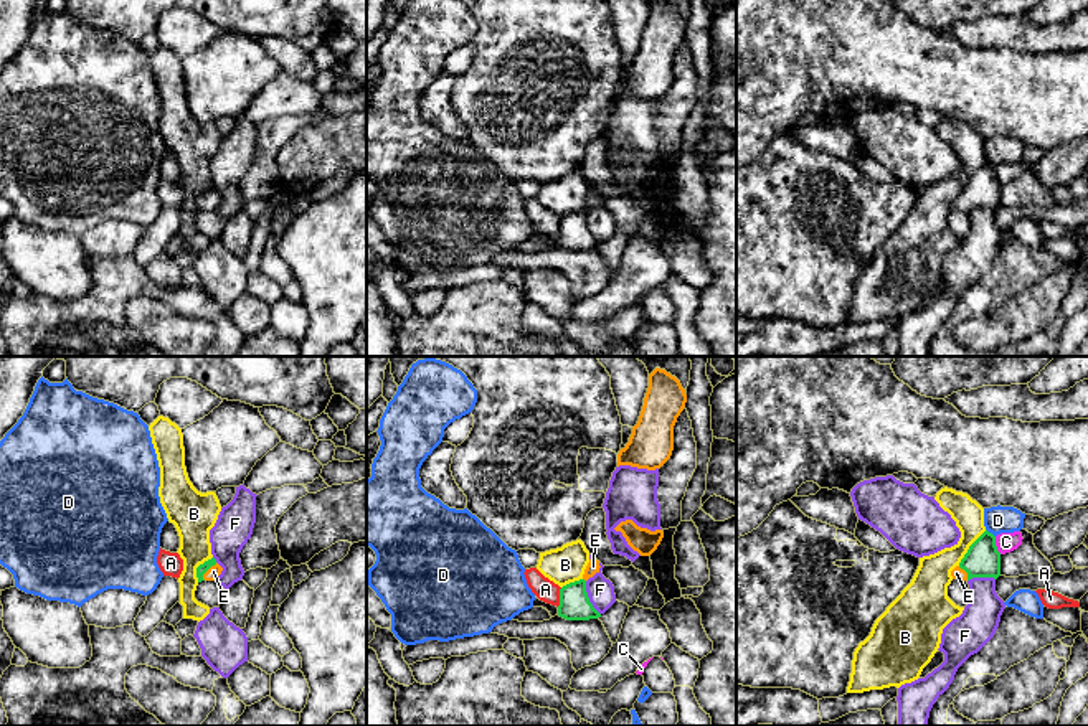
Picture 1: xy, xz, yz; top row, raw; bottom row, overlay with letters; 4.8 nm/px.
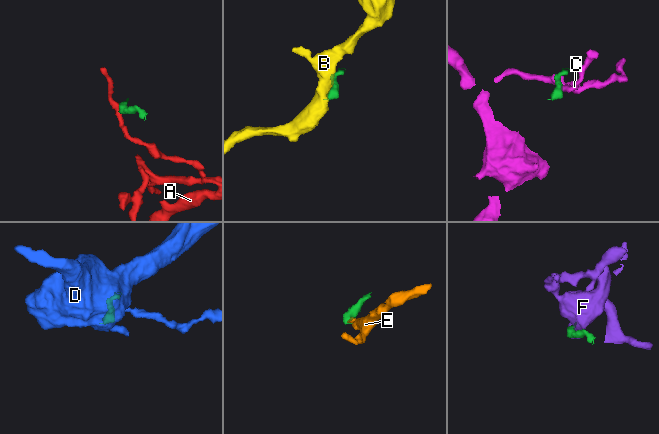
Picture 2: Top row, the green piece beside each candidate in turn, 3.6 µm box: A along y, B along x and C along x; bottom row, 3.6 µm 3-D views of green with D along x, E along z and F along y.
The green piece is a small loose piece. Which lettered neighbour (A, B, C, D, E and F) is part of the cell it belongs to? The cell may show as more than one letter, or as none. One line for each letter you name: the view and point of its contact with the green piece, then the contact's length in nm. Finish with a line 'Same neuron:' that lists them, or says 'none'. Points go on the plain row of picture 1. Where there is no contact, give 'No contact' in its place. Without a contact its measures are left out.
E: Touches green at xy (207, 200). Shared border 110 nm
Same neuron: E

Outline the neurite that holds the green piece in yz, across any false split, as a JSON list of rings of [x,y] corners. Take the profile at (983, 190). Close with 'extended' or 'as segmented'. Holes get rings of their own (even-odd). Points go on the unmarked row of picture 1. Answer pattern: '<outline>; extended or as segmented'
[[[987,160],[969,177],[961,193],[951,201],[953,210],[969,211],[972,208],[1000,206],[1000,183],[996,167]]]; extended

